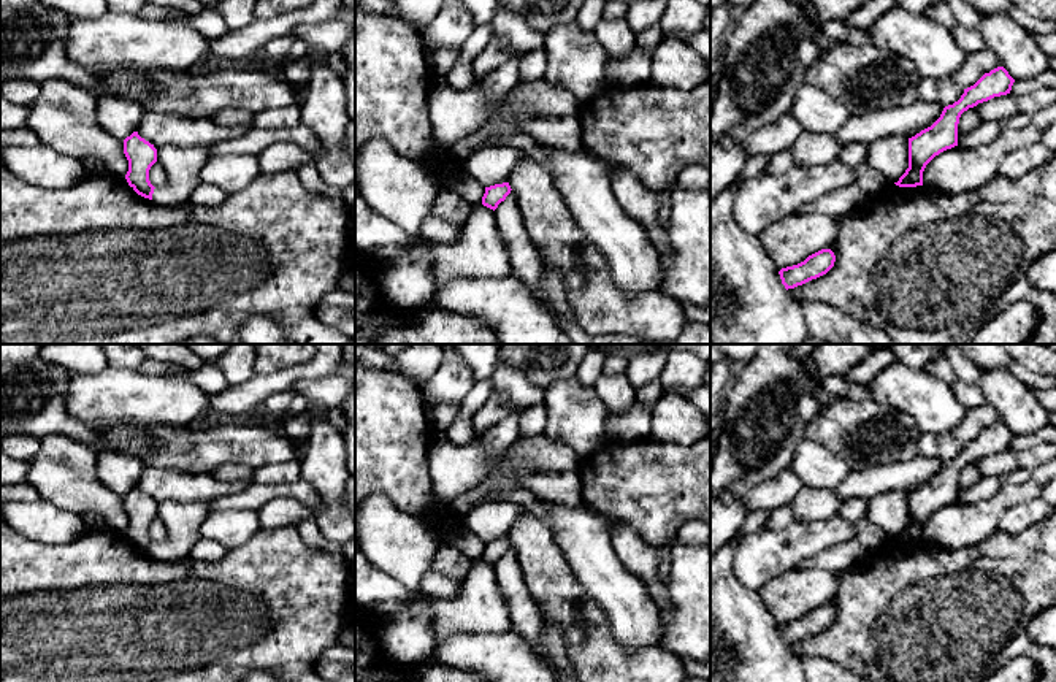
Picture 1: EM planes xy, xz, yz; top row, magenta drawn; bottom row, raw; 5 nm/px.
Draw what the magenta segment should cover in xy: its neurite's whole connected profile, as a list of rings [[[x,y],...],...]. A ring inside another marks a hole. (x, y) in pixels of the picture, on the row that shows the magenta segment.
[[[133,132],[124,140],[124,154],[128,160],[125,179],[141,197],[152,200],[154,186],[149,181],[149,170],[157,162],[157,149]]]

